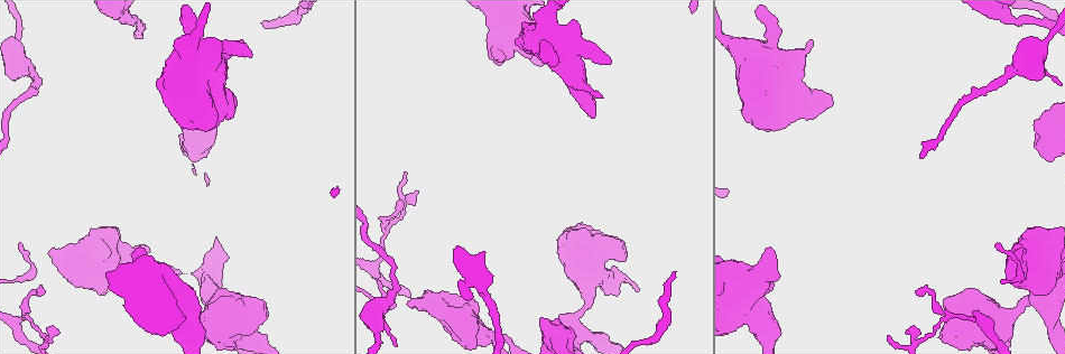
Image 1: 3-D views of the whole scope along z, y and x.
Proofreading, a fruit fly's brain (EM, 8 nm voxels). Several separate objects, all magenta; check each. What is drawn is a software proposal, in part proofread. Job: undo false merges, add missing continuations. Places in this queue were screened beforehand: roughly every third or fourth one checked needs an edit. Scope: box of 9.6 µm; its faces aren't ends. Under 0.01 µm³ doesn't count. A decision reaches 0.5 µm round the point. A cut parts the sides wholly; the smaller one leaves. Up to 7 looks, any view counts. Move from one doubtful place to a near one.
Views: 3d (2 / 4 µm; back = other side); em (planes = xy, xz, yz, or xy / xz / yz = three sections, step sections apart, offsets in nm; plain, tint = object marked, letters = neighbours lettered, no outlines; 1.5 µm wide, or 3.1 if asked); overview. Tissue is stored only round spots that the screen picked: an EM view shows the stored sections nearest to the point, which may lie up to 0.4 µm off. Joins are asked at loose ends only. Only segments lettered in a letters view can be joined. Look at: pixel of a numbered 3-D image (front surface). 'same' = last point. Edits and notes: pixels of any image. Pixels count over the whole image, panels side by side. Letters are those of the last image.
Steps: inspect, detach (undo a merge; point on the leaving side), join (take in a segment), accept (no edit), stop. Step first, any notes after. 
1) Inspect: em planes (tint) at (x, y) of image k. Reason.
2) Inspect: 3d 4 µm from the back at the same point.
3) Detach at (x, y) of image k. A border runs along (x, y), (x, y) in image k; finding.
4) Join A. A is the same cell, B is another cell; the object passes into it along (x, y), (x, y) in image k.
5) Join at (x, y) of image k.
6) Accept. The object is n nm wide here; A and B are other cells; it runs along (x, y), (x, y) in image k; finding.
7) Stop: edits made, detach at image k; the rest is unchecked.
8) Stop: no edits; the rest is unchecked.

Inspect: em planes (letters) at (620, 244) of image 1. Free end.

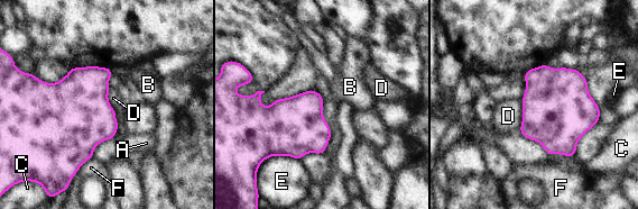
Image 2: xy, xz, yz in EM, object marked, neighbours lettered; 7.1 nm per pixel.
Accept. A, B, C, D, E and F are other cells; a border runs along (521, 99), (521, 125), (518, 129) in image 2; none of them fits.

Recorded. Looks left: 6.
Inspect: em planes (letters) at (137, 250) of image 1. Thick end.

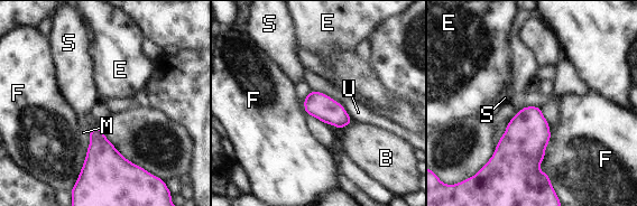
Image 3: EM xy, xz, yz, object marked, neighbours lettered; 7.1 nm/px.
Accept. The longest contact is with F, 420 nm; B, E, F, M, S and U are other cells; no lettered segment goes on from it.

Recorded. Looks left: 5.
Inspect: em yz step 8 (tint) at (996, 244) of image 1. An open end.

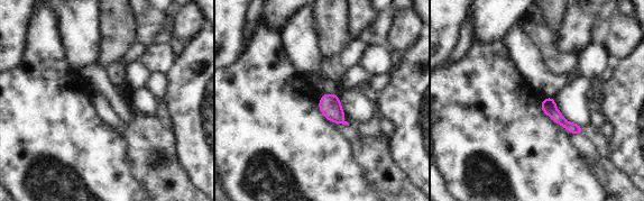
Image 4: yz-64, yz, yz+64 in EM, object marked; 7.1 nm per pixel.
Inspect: em yz step 8 (letters) at the same point.

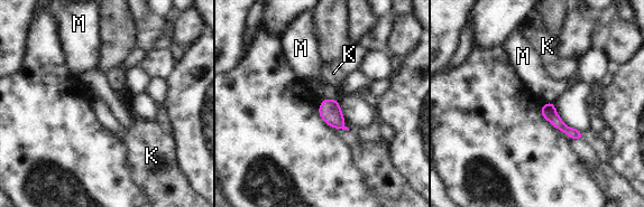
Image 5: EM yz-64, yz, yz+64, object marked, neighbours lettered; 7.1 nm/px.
Accept. The longest contact is with M, 100 nm; K and M are other cells; it runs along (546, 105), (564, 129), (579, 135) in image 5; none of them fits.

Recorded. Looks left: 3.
Stop: no edits; the rest is unchecked.

